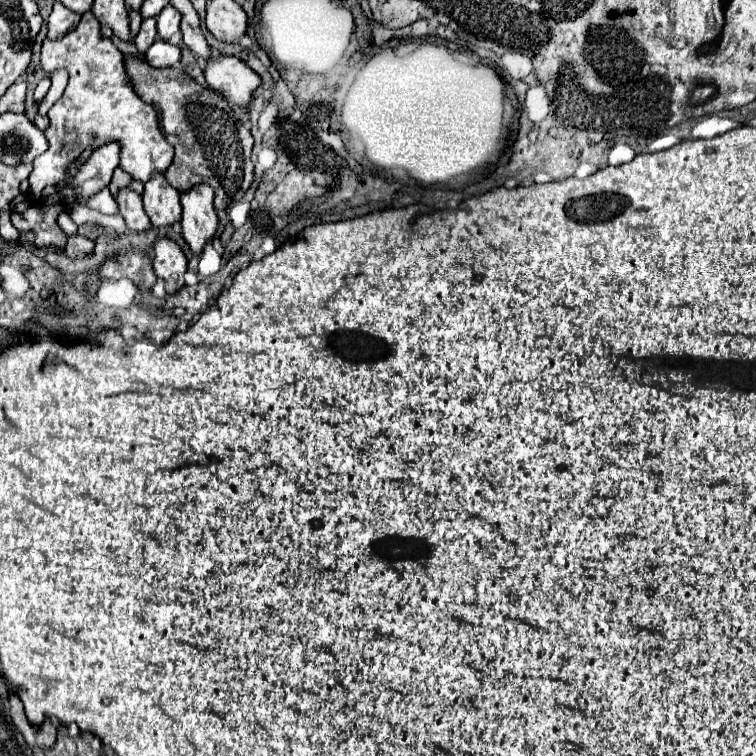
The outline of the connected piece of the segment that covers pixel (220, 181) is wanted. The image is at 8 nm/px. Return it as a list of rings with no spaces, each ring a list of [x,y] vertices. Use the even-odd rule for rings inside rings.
[[[130,54],[124,56],[124,64],[134,92],[156,108],[162,134],[174,146],[174,160],[164,172],[166,180],[178,192],[186,192],[194,184],[212,186],[216,210],[226,210],[228,204],[240,200],[254,178],[254,164],[250,160],[254,138],[234,112],[230,112],[224,98],[200,86],[180,68],[156,70],[146,60]]]

